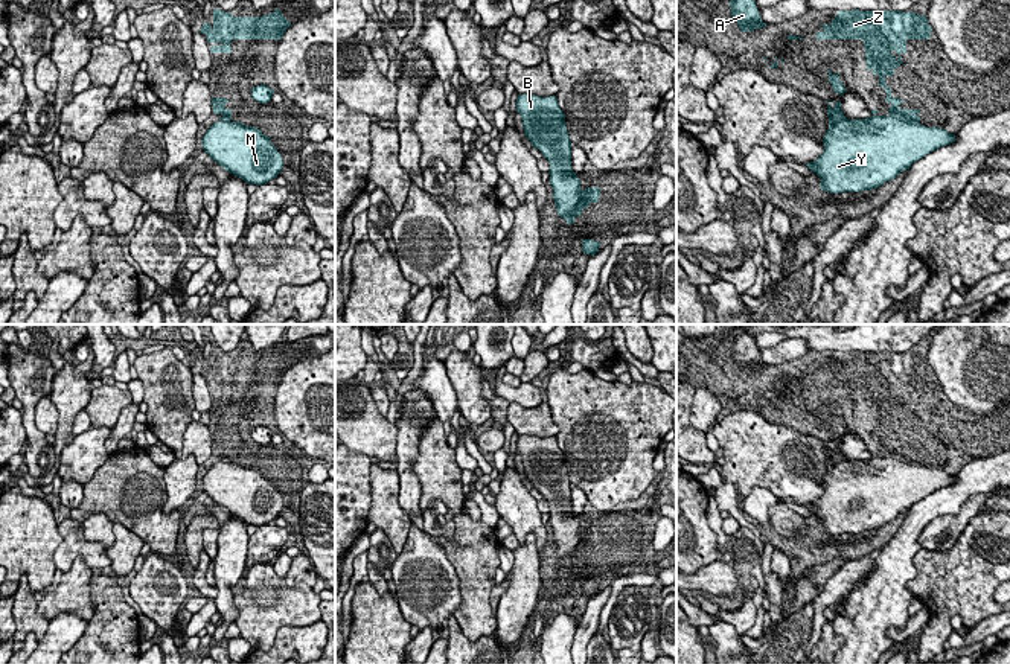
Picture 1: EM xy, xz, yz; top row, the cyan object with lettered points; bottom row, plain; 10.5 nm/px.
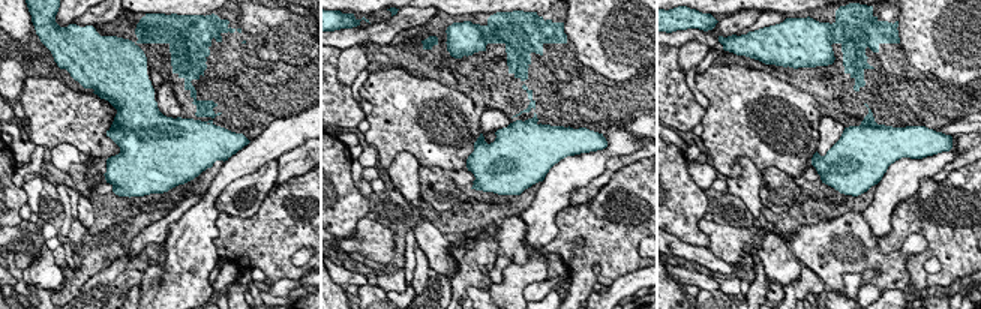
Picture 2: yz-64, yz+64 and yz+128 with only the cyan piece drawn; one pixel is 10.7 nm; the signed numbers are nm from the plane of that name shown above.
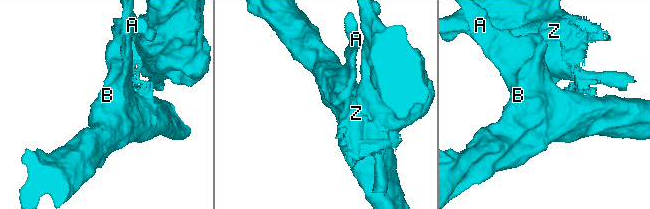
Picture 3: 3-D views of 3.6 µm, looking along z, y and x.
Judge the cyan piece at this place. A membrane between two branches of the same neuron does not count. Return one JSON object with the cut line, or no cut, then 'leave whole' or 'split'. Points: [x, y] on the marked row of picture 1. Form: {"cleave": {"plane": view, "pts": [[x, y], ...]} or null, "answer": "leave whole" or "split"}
{"cleave": {"plane": "yz", "pts": [[891, 114], [917, 124]]}, "answer": "split"}

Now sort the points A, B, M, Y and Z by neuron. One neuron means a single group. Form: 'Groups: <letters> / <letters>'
Groups: A B M Y / Z

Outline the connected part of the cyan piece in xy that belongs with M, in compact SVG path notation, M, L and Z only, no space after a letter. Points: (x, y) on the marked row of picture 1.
M215 122L201 143L212 160L248 184L267 184L283 168L270 137L241 122Z

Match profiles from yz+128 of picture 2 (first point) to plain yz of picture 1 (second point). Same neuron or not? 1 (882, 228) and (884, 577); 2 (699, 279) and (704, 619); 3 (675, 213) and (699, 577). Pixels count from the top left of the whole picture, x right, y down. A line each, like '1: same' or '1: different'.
1: same
2: same
3: different

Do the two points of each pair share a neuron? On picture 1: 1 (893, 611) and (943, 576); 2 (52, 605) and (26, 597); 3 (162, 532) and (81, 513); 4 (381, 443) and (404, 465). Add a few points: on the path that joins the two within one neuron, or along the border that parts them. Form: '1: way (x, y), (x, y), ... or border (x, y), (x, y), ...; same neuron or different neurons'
1: border (913, 558), (916, 574), (907, 584), (911, 594); different neurons
2: border (37, 603), (37, 611), (49, 620); different neurons
3: way (142, 513), (134, 506), (101, 506); same neuron
4: border (393, 424), (396, 428), (396, 457); different neurons

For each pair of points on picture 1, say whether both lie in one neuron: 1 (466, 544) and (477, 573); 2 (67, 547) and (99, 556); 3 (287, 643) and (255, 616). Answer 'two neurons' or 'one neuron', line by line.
1: one neuron
2: one neuron
3: two neurons

